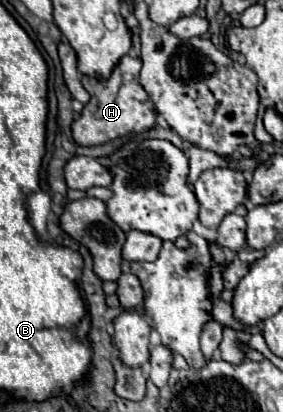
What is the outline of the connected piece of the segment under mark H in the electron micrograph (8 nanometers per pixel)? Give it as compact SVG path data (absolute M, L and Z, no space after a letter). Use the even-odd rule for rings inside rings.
M125 55L113 69L109 81L97 81L93 77L83 77L83 87L91 93L91 101L85 105L79 119L73 123L73 139L83 145L103 145L115 137L125 137L131 133L143 133L157 125L157 109L145 89L139 83L141 59Z

